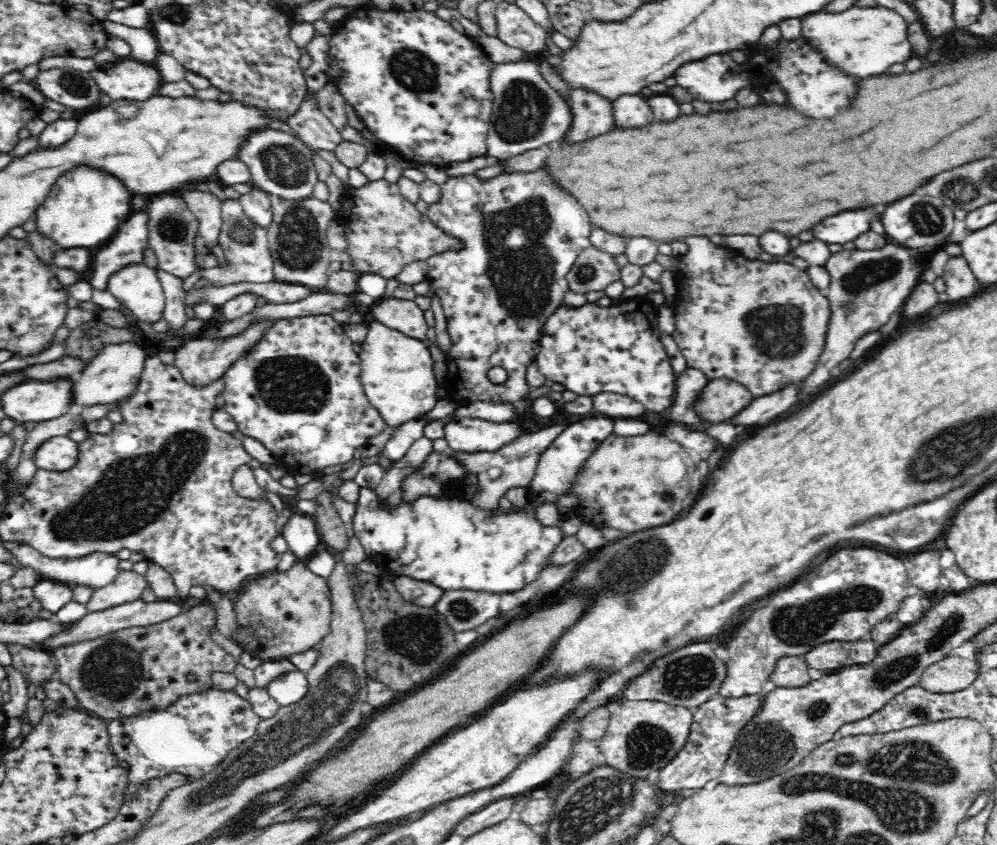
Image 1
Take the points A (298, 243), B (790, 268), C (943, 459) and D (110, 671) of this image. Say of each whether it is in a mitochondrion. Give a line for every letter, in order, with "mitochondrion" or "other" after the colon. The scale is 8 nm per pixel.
A: mitochondrion
B: other
C: mitochondrion
D: mitochondrion

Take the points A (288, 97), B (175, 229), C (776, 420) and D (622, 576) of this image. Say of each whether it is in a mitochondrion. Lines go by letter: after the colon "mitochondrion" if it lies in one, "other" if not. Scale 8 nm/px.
A: other
B: mitochondrion
C: other
D: mitochondrion

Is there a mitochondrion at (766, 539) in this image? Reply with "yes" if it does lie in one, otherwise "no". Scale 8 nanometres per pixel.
no

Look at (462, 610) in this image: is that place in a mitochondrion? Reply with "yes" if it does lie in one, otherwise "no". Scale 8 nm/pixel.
yes

